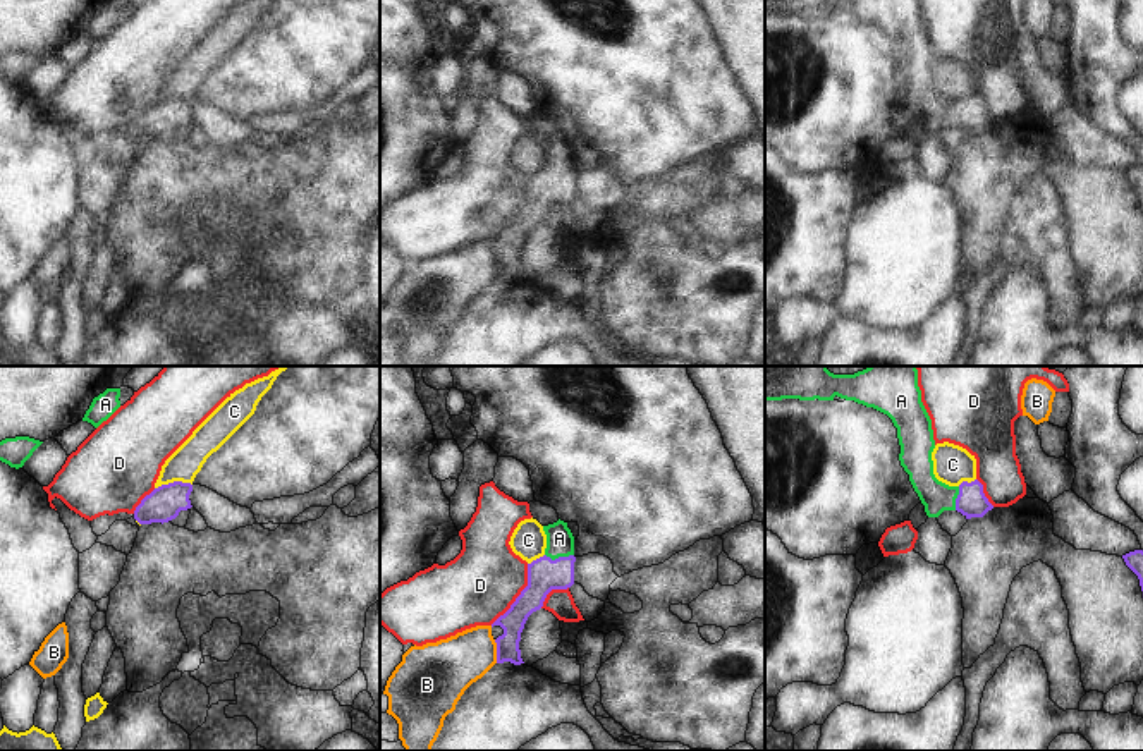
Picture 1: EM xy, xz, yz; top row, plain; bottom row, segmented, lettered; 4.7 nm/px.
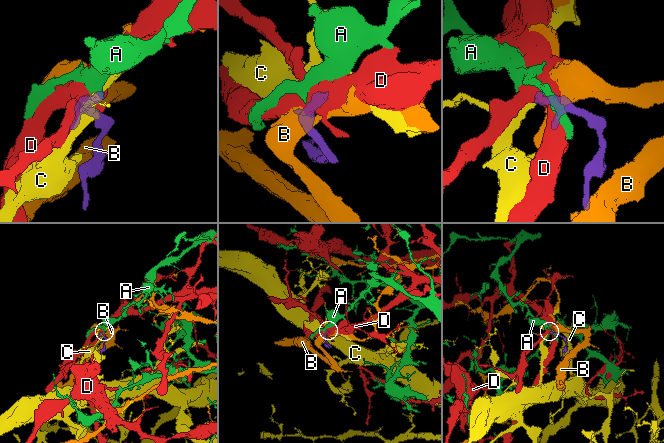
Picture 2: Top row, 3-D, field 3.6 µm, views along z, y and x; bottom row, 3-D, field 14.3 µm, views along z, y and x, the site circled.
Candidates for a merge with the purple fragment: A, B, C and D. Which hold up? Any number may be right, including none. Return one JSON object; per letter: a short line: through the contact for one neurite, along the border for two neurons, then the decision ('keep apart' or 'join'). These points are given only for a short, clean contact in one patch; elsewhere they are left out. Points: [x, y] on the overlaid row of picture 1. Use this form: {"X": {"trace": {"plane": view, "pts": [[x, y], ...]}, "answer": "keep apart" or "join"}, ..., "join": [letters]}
{"A": {"trace": {"plane": "xz", "pts": [[543, 574], [559, 557], [559, 538]]}, "answer": "join"}, "B": {"answer": "keep apart"}, "C": {"trace": {"plane": "xy", "pts": [[191, 483], [169, 482], [155, 488]]}, "answer": "keep apart"}, "D": {"answer": "keep apart"}, "join": ["A"]}

